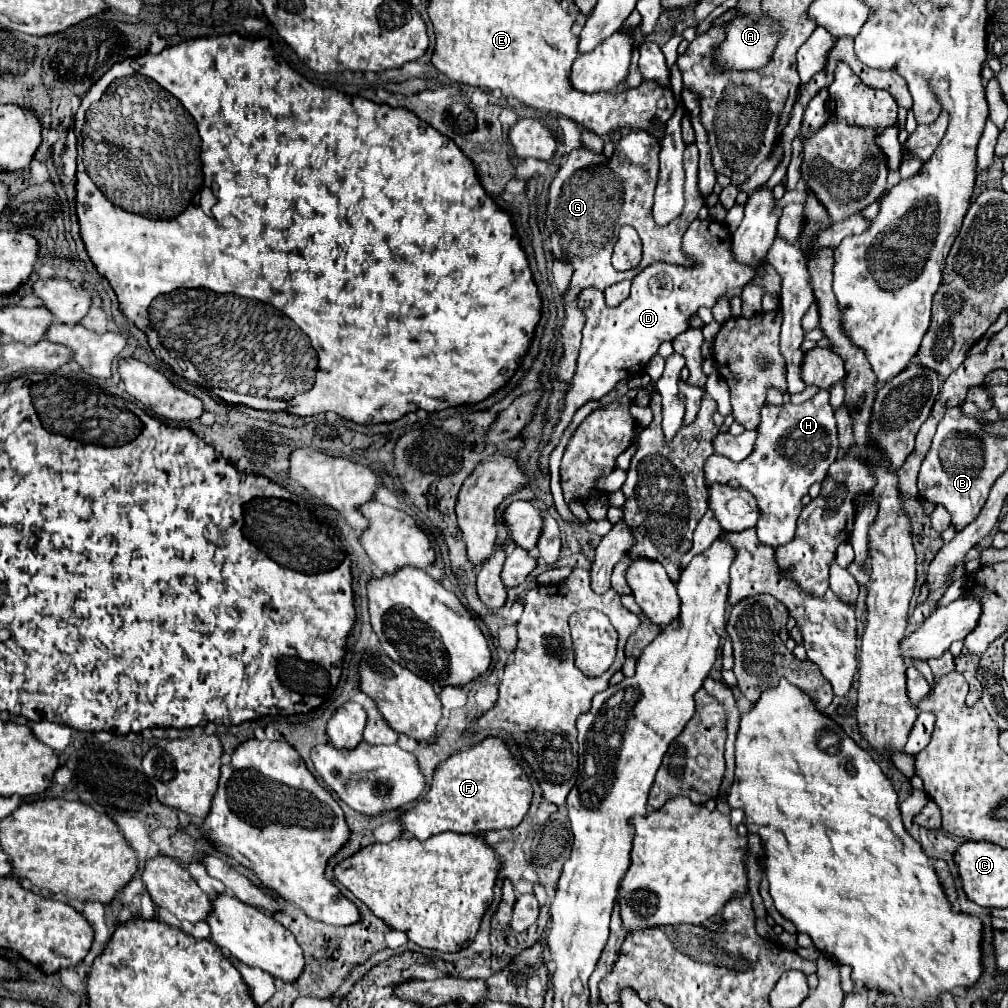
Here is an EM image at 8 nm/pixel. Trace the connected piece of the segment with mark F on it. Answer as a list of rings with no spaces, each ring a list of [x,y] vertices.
[[[489,736],[443,760],[433,772],[429,792],[423,800],[417,800],[411,810],[401,812],[399,822],[403,830],[417,840],[427,840],[445,830],[479,834],[487,830],[515,828],[529,810],[531,794],[531,784],[509,756],[503,738]]]

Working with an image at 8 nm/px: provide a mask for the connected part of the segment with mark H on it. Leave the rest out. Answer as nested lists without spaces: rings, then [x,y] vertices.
[[[824,390],[803,404],[787,402],[775,406],[767,402],[765,408],[761,408],[757,444],[747,460],[731,462],[725,456],[711,454],[705,464],[705,478],[707,484],[727,484],[729,480],[737,480],[741,488],[749,490],[759,506],[759,520],[755,526],[759,540],[771,548],[779,548],[795,536],[795,522],[801,514],[801,498],[807,494],[811,484],[825,480],[827,470],[837,456],[837,424],[833,418],[830,393]]]

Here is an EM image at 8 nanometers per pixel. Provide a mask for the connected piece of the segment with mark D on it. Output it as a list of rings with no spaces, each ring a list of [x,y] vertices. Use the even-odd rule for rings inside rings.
[[[711,218],[703,220],[701,236],[699,236],[701,240],[697,240],[697,244],[701,244],[701,250],[695,252],[695,254],[701,252],[701,258],[697,258],[695,266],[653,264],[645,268],[633,280],[631,296],[619,306],[615,308],[607,306],[603,292],[597,288],[587,288],[579,292],[577,308],[585,316],[583,340],[581,340],[581,350],[577,358],[575,376],[571,378],[569,388],[565,392],[565,402],[563,402],[559,422],[551,432],[549,444],[541,450],[541,456],[539,456],[539,470],[543,476],[549,474],[551,452],[557,448],[563,432],[567,430],[575,412],[583,404],[587,404],[589,400],[601,400],[605,394],[609,394],[615,388],[615,384],[621,378],[643,370],[645,364],[651,360],[651,356],[657,352],[661,342],[673,340],[675,336],[687,330],[687,320],[699,310],[699,306],[713,308],[717,298],[723,294],[727,294],[729,298],[739,296],[743,286],[755,276],[753,268],[737,264],[731,254],[721,254],[721,256],[709,254],[713,250],[719,250],[719,248],[713,248],[713,242],[719,240],[713,236],[715,234],[711,228],[713,222],[715,220]]]

